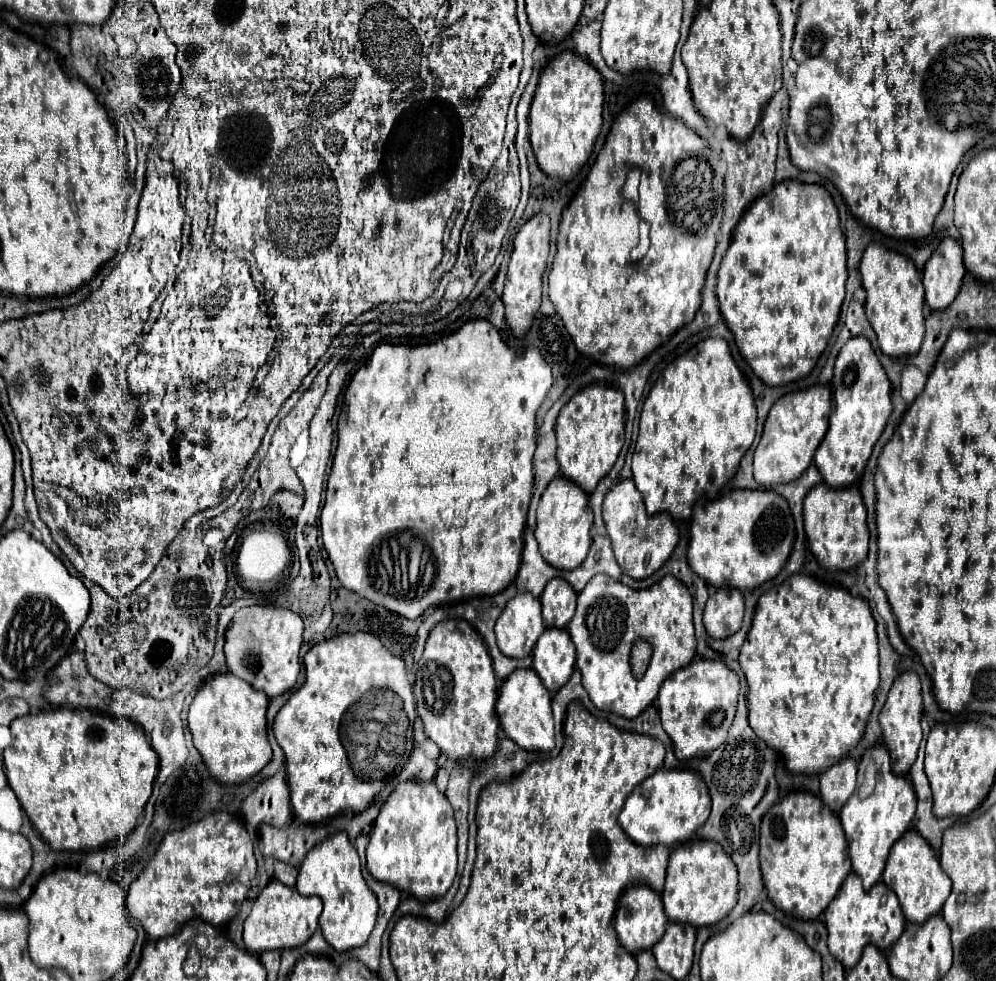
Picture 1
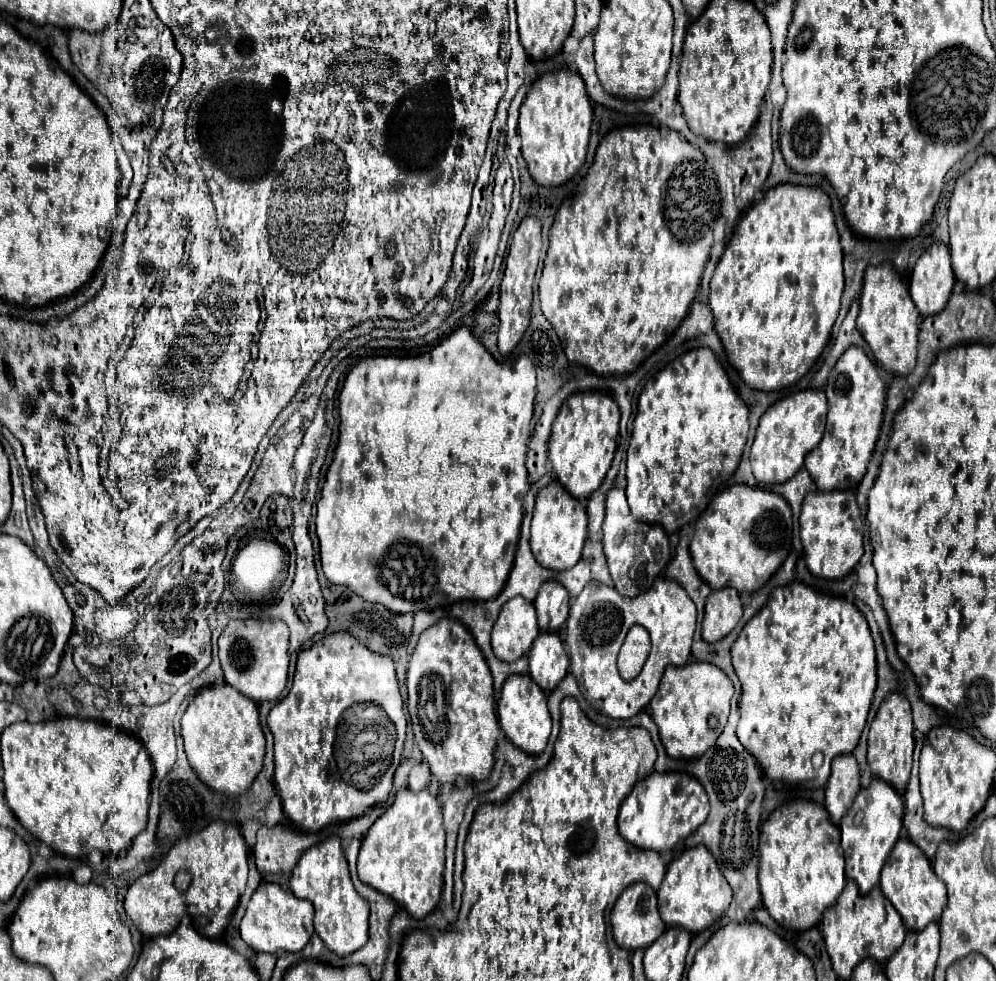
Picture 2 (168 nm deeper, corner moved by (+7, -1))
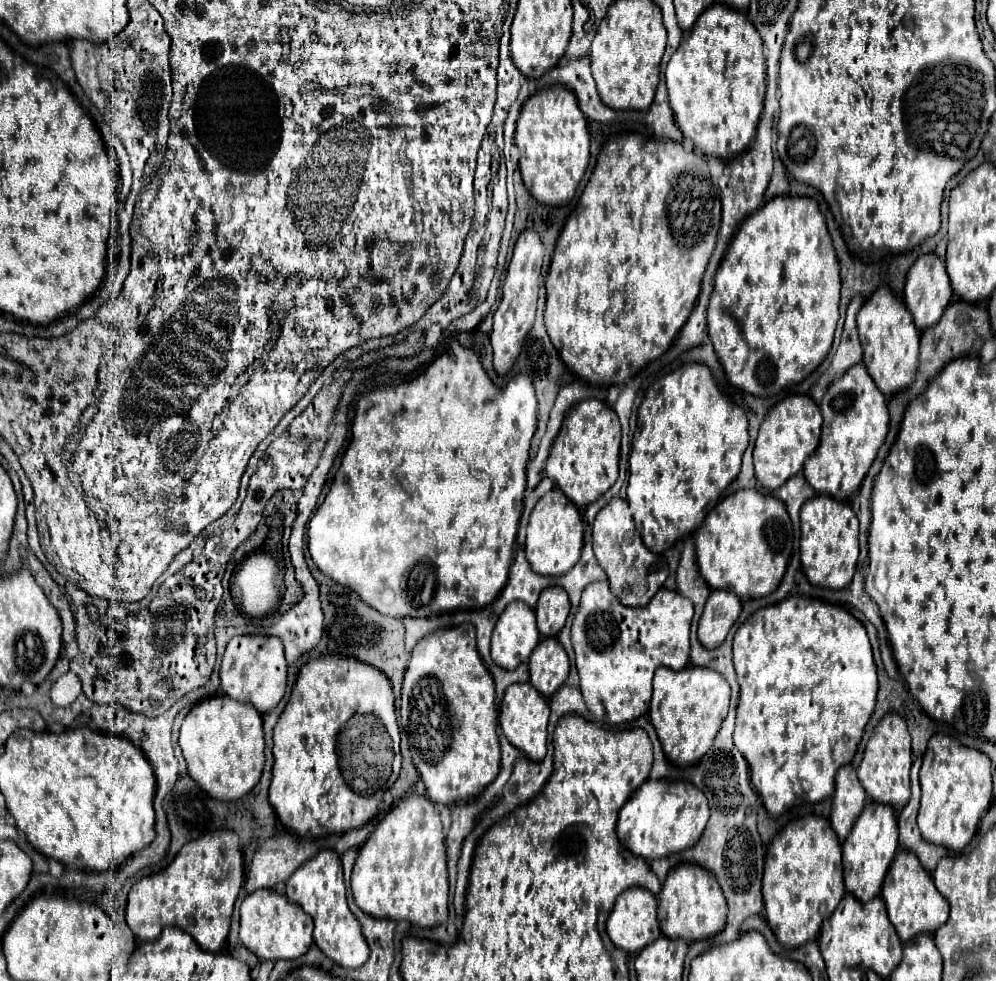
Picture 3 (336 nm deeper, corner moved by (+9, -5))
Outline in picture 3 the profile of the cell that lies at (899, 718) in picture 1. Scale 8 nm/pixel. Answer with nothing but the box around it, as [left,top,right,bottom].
[858,712,912,812]

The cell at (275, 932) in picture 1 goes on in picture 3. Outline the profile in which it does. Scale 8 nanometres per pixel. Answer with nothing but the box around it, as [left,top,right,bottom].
[240,890,314,960]

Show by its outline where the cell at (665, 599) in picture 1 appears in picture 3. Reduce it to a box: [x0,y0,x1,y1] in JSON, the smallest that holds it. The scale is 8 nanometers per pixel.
[572,582,694,724]

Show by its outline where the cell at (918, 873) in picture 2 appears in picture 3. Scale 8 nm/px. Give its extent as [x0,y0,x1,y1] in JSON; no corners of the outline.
[882,850,948,942]

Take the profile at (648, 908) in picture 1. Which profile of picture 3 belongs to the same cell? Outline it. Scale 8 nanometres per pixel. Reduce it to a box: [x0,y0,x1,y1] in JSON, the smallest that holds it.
[608,888,662,952]

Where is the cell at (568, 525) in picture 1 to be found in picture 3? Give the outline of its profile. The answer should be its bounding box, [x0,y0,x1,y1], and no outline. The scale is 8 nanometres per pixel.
[526,488,584,576]

